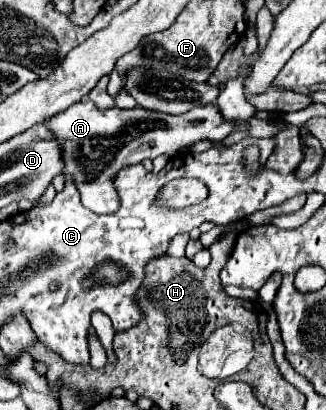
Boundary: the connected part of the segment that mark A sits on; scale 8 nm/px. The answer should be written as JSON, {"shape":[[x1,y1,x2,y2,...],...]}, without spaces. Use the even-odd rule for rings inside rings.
{"shape":[[79,101,65,111,53,115,45,121,45,127,55,135,61,145,63,157,63,175,73,177,81,193,81,203,93,213,115,213,121,205,119,193,113,187,117,173,129,165,137,165,147,157,175,155,183,147,191,147,201,139,213,143,223,141,233,131,247,129,245,121,227,121,217,105,193,107,183,115,161,115,135,109,107,109,101,111,93,107,91,101]]}

